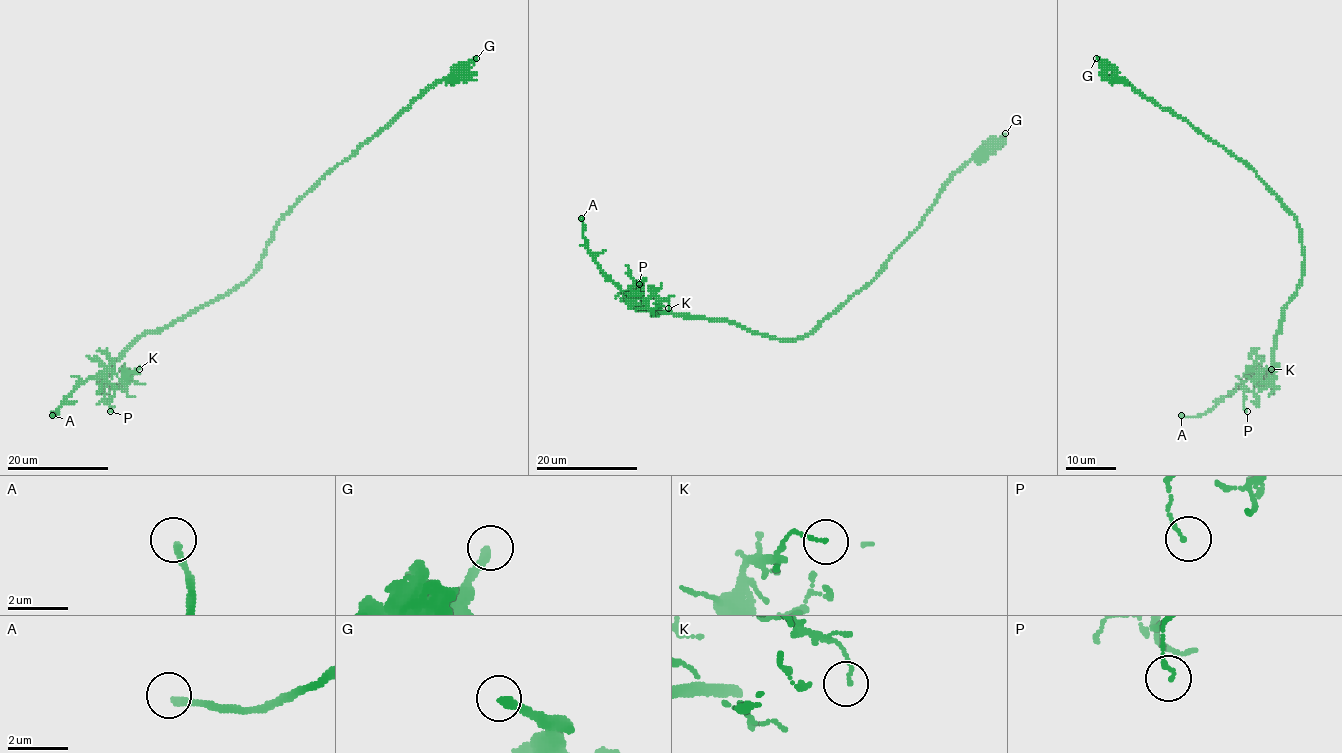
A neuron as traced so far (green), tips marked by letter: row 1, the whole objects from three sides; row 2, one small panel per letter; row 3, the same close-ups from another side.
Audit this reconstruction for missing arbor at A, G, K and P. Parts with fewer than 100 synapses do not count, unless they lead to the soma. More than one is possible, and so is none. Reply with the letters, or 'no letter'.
A

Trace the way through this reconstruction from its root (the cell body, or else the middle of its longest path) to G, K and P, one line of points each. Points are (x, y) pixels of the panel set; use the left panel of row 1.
G: (271, 239), (274, 226), (328, 173), (429, 88), (440, 81), (462, 77), (476, 58)
K: (271, 239), (261, 265), (244, 282), (164, 327), (144, 332), (101, 379), (124, 388), (126, 375), (139, 369)
P: (271, 239), (261, 265), (244, 282), (164, 327), (144, 332), (109, 368), (101, 379), (114, 386), (110, 411)

